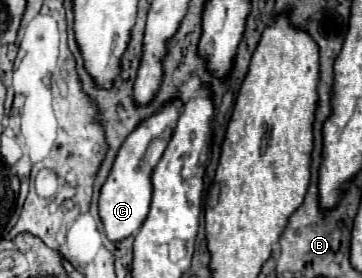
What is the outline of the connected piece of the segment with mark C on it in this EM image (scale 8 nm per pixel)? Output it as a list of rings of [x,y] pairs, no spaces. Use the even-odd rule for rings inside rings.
[[[180,98],[164,102],[158,112],[140,120],[138,126],[132,130],[132,134],[124,140],[124,144],[116,156],[116,162],[112,166],[112,172],[110,172],[106,184],[102,186],[100,202],[98,202],[100,218],[104,224],[106,236],[110,240],[122,240],[126,236],[136,234],[140,230],[144,218],[148,216],[150,198],[152,198],[150,174],[152,174],[154,166],[158,164],[158,160],[162,158],[162,154],[172,138],[178,116],[182,112],[182,104],[184,102]]]

